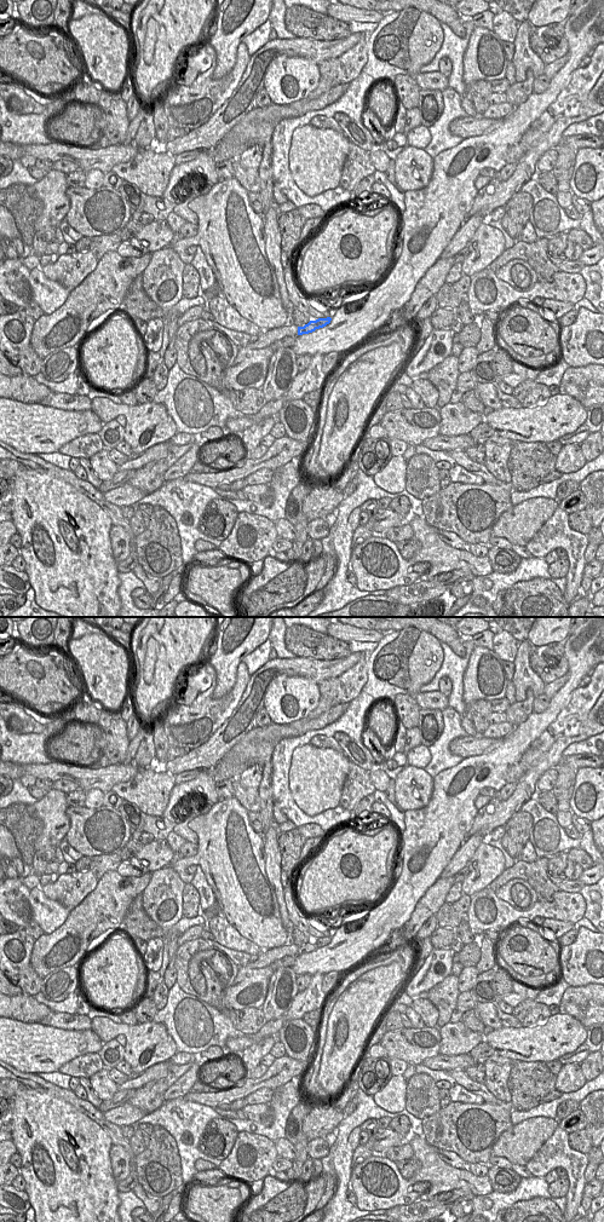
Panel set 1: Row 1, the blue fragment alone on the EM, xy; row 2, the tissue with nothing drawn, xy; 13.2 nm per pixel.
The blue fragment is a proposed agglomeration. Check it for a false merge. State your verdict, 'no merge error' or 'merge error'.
merge error

